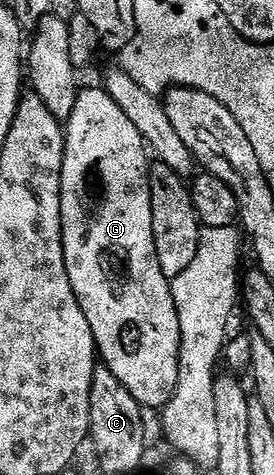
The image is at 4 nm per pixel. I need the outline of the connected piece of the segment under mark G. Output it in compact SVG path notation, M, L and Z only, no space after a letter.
M83 87L76 98L76 106L72 106L70 119L65 121L64 135L66 137L66 149L64 150L64 162L62 163L62 241L64 242L64 262L68 266L68 278L72 282L72 290L80 302L80 310L84 310L84 318L88 318L88 326L92 326L94 335L94 347L101 363L112 372L123 384L124 389L132 394L132 398L143 409L157 408L162 410L171 398L177 386L178 376L178 352L180 338L180 318L176 314L176 306L172 302L172 290L170 281L160 270L160 262L156 258L156 242L152 238L152 198L150 197L150 165L148 147L143 140L135 123L124 114L105 88Z

